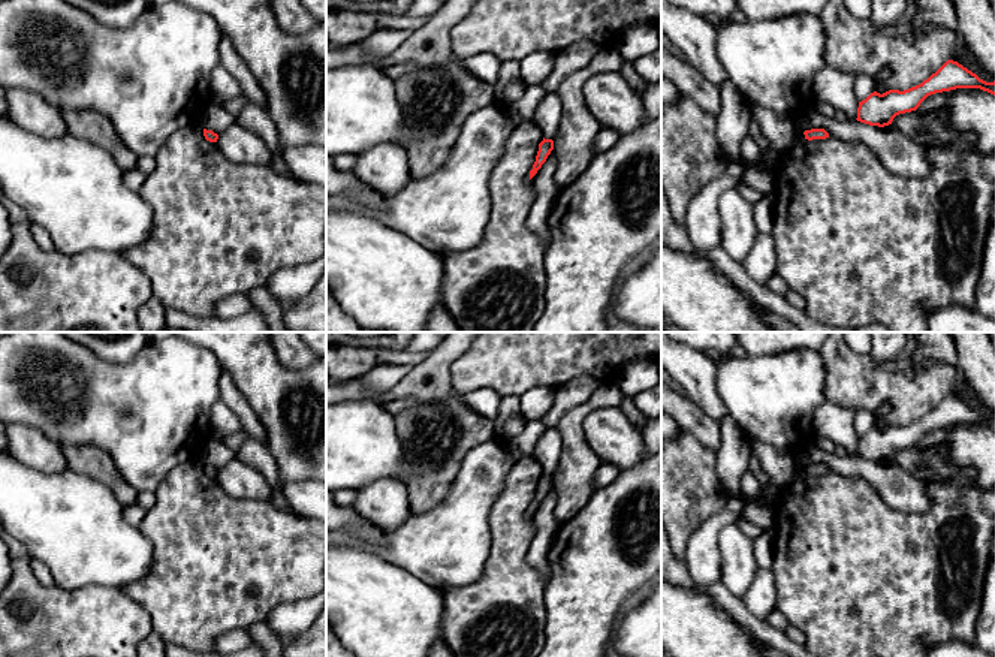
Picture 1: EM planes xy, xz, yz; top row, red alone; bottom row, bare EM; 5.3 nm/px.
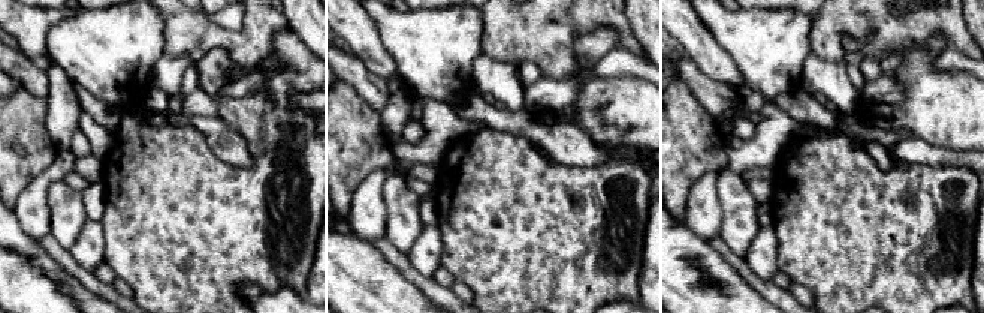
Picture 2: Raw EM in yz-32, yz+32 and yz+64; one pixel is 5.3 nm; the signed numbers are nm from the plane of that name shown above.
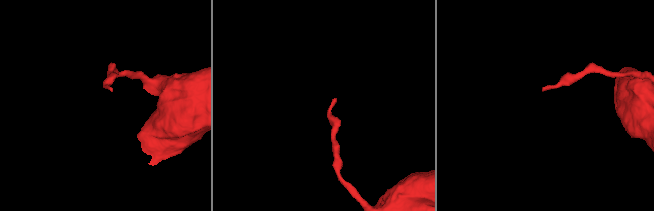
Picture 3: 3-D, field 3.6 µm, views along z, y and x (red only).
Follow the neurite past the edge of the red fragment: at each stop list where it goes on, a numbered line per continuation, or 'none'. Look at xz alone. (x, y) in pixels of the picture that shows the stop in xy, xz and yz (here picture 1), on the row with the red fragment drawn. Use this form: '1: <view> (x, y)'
1: xz (546, 117)

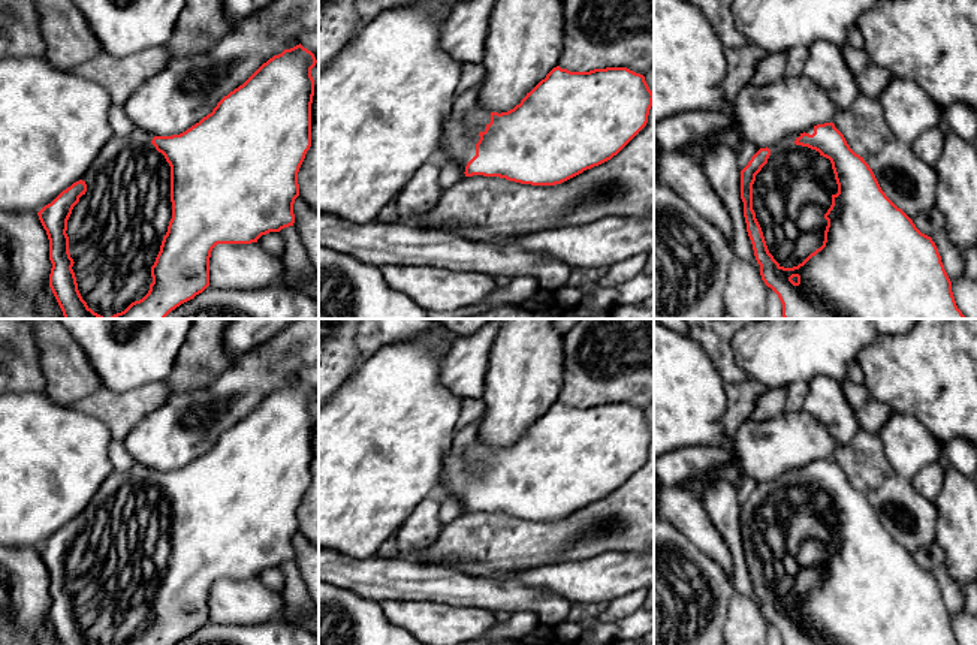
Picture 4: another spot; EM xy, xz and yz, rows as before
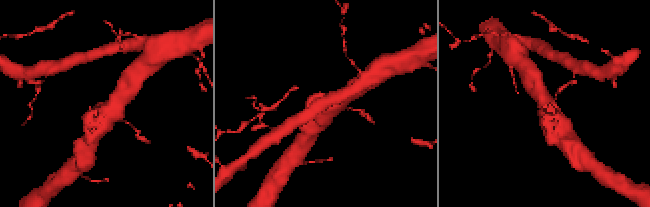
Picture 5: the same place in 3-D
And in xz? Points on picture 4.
1: xz (458, 141)

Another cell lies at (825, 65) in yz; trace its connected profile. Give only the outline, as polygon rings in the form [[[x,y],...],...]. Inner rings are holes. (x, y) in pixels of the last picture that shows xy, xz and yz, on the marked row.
[[[817,40],[808,46],[803,75],[826,91],[838,111],[848,111],[860,94],[845,64],[842,48],[826,40]]]

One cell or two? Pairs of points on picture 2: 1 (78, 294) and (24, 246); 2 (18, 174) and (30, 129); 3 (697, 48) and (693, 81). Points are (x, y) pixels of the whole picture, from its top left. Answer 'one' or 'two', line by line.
1: one
2: one
3: two

